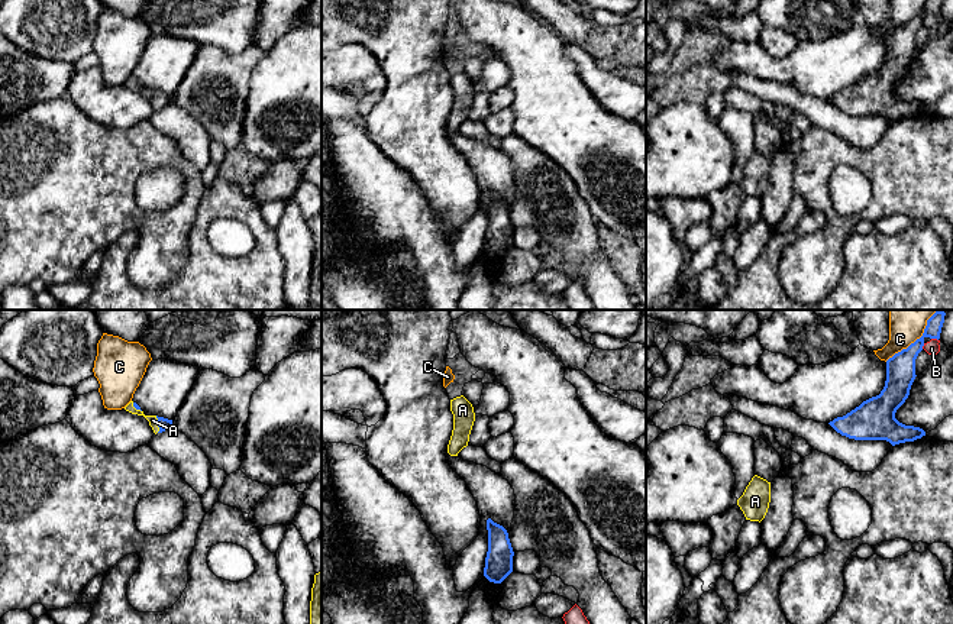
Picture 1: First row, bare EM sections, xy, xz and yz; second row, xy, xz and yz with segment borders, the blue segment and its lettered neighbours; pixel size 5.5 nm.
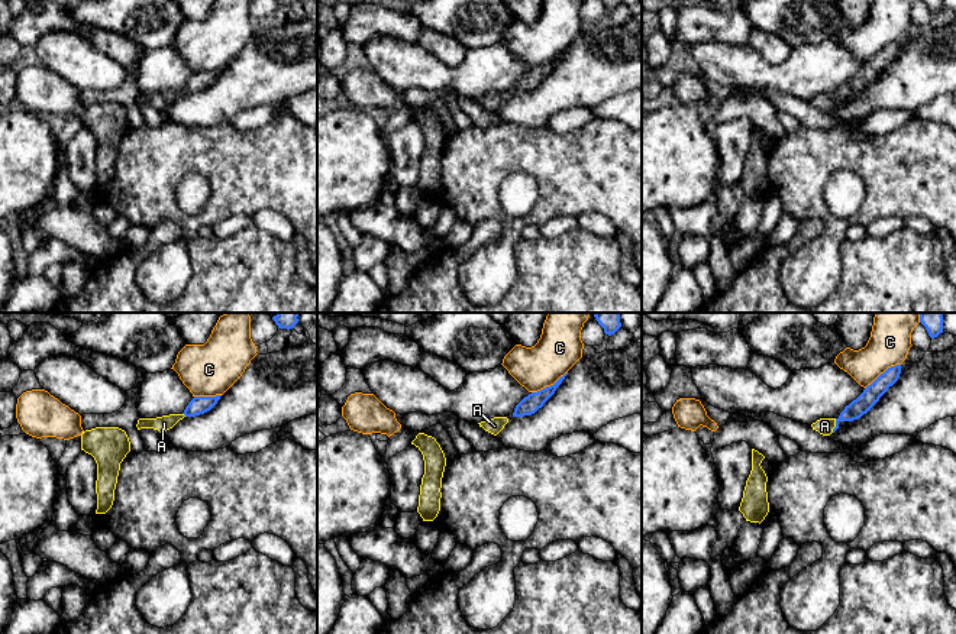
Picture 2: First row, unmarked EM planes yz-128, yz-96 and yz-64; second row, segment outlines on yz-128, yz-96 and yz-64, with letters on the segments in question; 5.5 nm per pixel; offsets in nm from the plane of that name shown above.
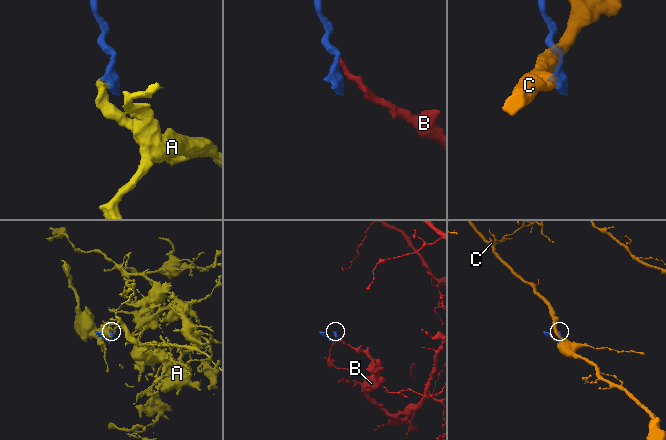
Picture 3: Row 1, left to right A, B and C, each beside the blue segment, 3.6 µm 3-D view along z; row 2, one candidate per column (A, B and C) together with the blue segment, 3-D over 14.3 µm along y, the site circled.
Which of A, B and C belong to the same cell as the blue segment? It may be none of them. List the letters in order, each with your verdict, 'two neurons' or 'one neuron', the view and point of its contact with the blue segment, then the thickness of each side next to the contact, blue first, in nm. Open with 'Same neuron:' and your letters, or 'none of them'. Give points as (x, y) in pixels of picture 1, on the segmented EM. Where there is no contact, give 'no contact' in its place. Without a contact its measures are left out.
Same neuron: A
A: one neuron | xy (158, 424) | 60/50 nm
B: two neurons | yz (934, 338) | 160/80 nm
C: two neurons | yz (917, 339) | 160/220 nm

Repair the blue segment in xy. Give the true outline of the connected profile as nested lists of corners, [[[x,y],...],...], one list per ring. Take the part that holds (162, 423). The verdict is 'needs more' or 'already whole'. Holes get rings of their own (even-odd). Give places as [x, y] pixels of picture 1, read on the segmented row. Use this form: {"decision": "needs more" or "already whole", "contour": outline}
{"decision": "needs more", "contour": [[[130,401],[125,407],[125,410],[132,413],[132,414],[143,416],[149,421],[149,426],[152,427],[155,434],[162,433],[167,429],[172,427],[172,420],[158,417],[158,416],[145,416],[143,411],[140,410],[140,407],[133,401]]]}

